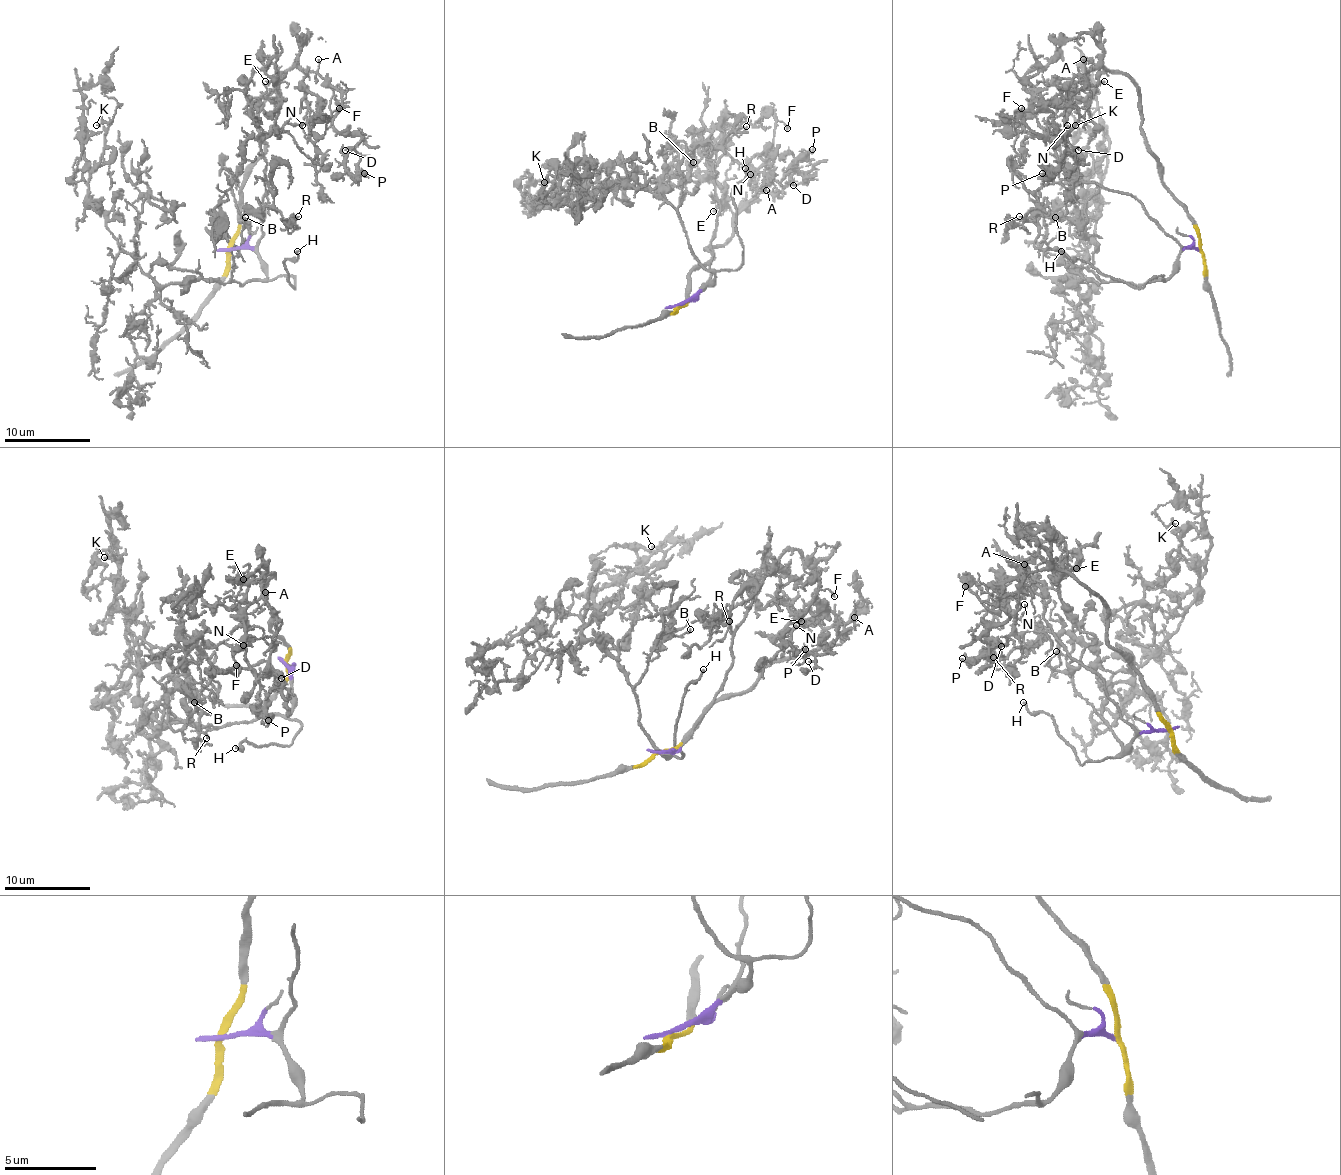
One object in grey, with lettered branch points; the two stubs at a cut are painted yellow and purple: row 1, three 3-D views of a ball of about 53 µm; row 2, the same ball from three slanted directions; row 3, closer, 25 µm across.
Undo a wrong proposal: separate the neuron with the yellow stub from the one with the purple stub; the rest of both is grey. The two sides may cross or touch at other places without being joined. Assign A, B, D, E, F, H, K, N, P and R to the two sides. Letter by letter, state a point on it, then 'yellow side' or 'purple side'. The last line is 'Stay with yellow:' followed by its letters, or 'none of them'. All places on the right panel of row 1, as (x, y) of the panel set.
A: (1083, 59) | yellow side
B: (1055, 217) | purple side
D: (1078, 150) | yellow side
E: (1104, 81) | yellow side
F: (1021, 108) | purple side
H: (1061, 251) | purple side
K: (1075, 125) | purple side
N: (1067, 125) | yellow side
P: (1042, 173) | yellow side
R: (1019, 216) | purple side
Stay with yellow: A, D, E, N, P

